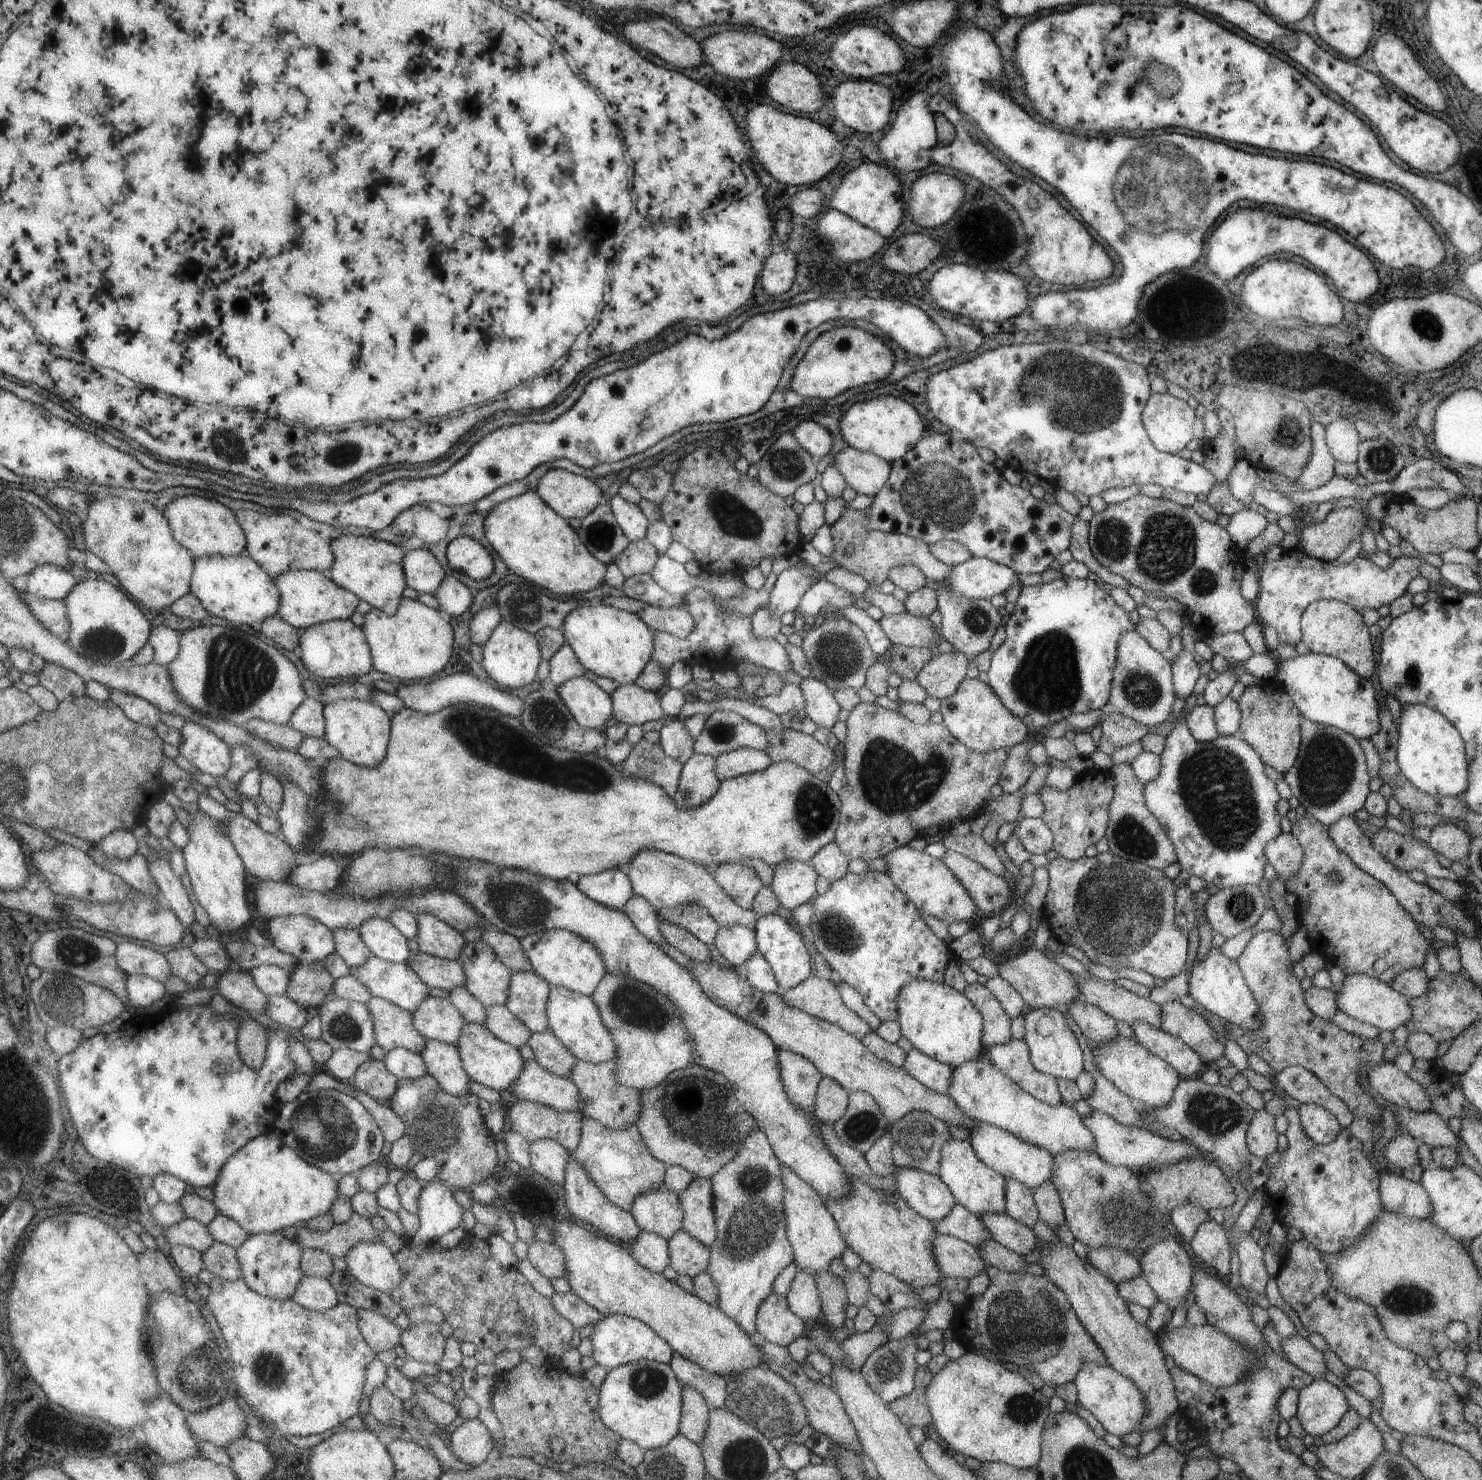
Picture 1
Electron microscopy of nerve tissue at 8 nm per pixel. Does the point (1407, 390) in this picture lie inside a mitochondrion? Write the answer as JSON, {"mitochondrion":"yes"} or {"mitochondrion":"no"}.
{"mitochondrion":"no"}

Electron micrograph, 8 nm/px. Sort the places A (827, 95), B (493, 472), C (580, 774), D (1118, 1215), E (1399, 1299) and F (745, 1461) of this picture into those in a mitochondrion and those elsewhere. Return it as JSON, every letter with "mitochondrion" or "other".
{"A":"other","B":"other","C":"mitochondrion","D":"mitochondrion","E":"mitochondrion","F":"mitochondrion"}

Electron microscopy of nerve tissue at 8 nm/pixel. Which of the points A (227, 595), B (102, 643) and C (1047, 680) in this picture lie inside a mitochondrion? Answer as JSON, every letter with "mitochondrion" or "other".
{"A":"other","B":"mitochondrion","C":"mitochondrion"}

